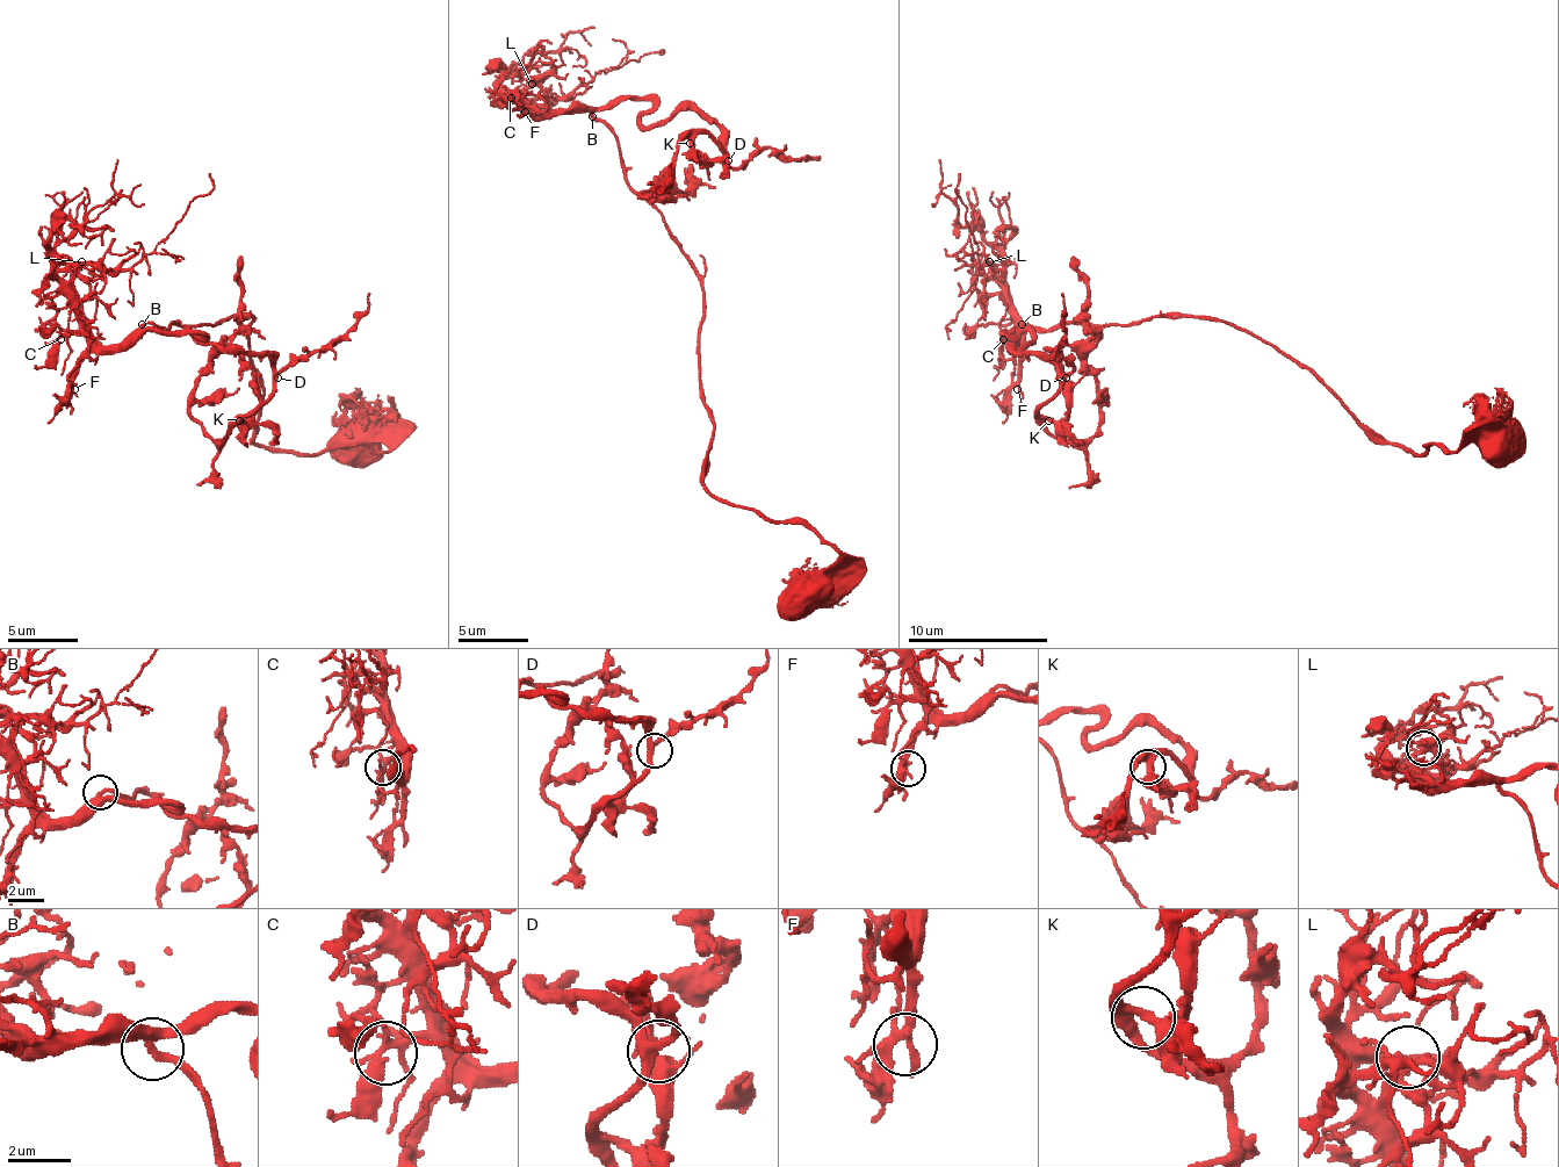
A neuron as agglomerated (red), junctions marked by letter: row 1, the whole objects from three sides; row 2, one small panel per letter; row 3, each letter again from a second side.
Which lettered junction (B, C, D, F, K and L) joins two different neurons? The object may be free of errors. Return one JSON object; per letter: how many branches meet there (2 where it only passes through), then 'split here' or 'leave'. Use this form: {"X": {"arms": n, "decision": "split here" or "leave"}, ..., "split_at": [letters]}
{"B": {"arms": 3, "decision": "leave"}, "C": {"arms": 4, "decision": "leave"}, "D": {"arms": 3, "decision": "leave"}, "F": {"arms": 3, "decision": "leave"}, "K": {"arms": 3, "decision": "leave"}, "L": {"arms": 3, "decision": "leave"}, "split_at": []}

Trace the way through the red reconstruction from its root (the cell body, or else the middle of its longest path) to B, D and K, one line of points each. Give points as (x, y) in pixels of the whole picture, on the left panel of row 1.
B: (177, 325), (170, 329), (158, 329), (151, 322), (141, 325)
D: (177, 325), (144, 325), (173, 336), (197, 332), (201, 336), (190, 332), (229, 350), (267, 353), (278, 377)
K: (177, 325), (144, 325), (271, 357), (271, 393), (239, 420)

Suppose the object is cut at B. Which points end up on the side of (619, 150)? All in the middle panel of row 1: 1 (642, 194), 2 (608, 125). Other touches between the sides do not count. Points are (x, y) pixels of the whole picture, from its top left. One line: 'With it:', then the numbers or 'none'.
With it: 2

